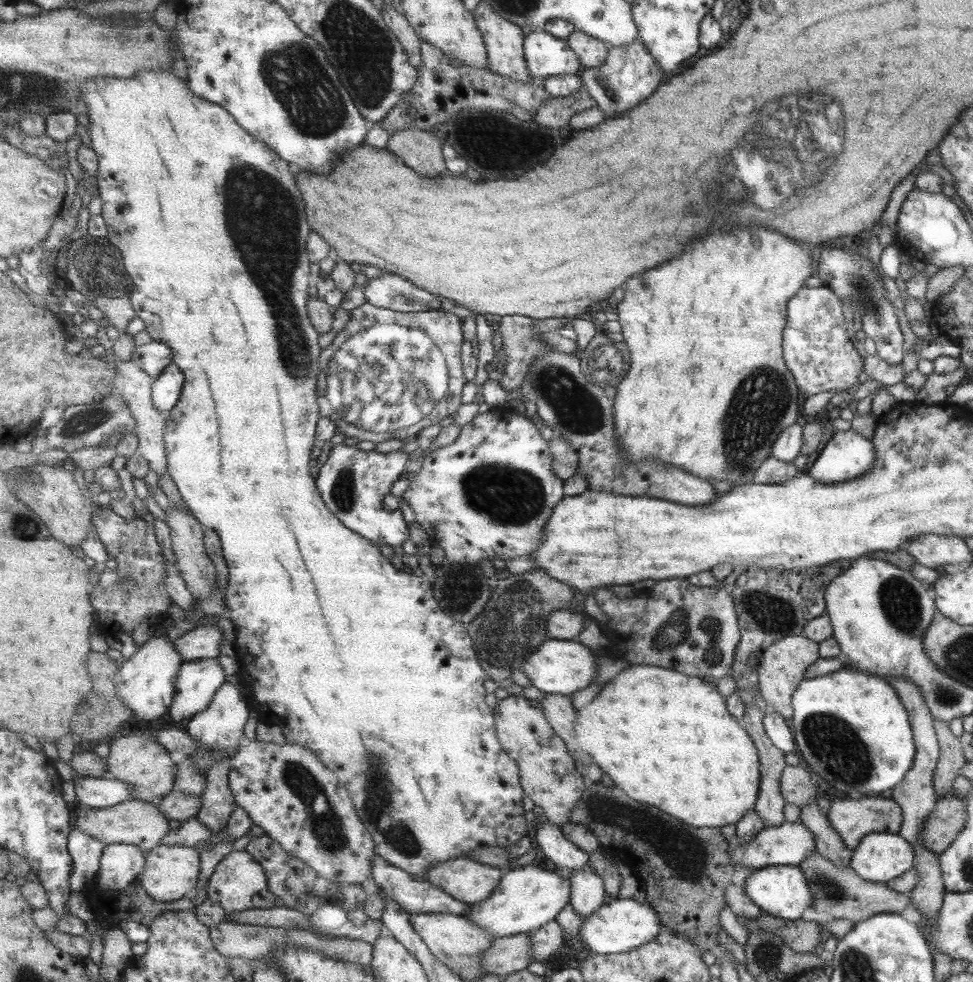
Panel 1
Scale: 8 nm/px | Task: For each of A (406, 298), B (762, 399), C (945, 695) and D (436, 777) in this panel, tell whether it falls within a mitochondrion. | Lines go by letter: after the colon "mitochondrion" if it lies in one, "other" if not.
A: mitochondrion
B: mitochondrion
C: mitochondrion
D: other

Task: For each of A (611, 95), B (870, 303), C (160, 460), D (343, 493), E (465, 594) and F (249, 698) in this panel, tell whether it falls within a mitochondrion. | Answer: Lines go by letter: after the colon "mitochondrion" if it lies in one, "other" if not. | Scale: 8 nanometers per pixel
A: other
B: mitochondrion
C: other
D: mitochondrion
E: mitochondrion
F: other

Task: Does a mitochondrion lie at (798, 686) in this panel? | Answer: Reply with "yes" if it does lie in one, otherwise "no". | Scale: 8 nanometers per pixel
no

